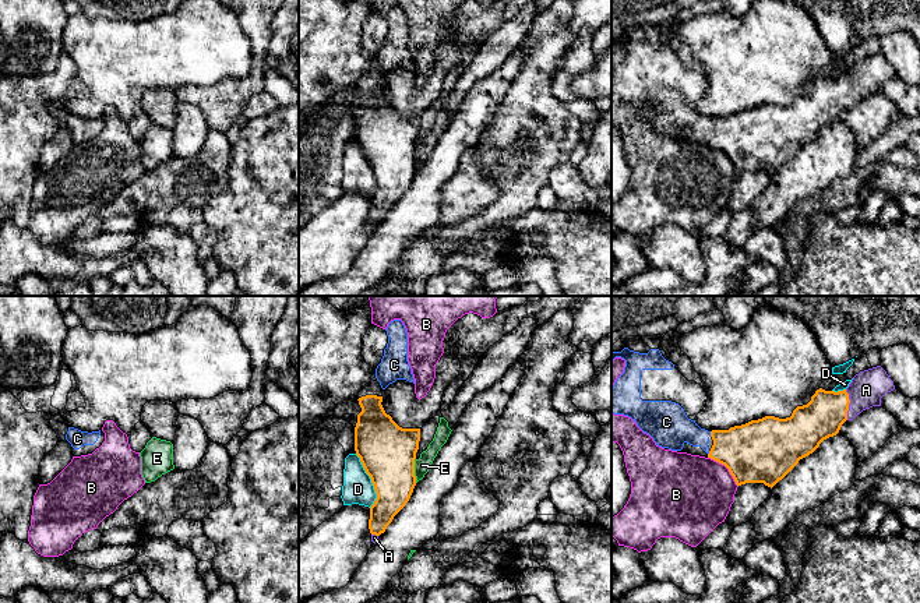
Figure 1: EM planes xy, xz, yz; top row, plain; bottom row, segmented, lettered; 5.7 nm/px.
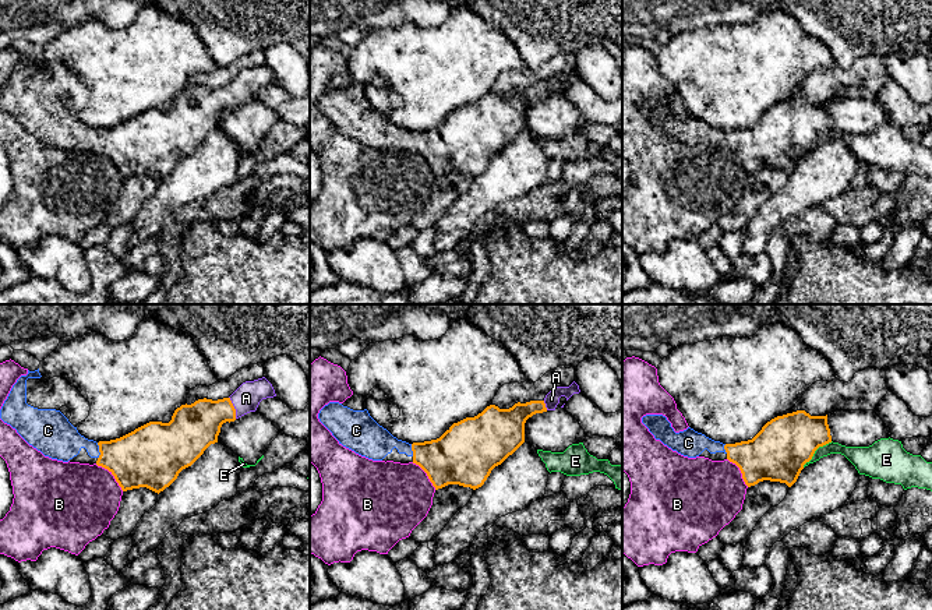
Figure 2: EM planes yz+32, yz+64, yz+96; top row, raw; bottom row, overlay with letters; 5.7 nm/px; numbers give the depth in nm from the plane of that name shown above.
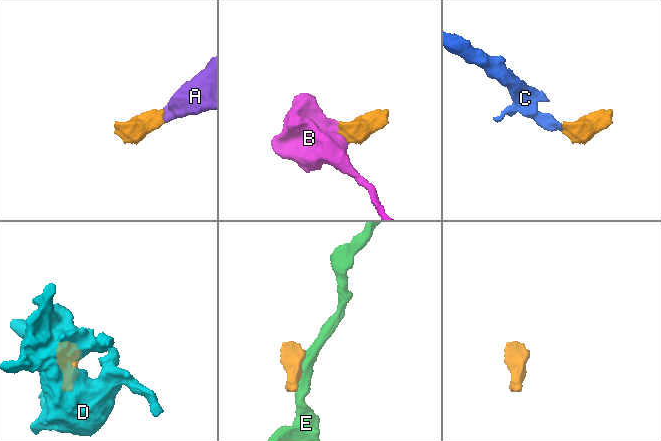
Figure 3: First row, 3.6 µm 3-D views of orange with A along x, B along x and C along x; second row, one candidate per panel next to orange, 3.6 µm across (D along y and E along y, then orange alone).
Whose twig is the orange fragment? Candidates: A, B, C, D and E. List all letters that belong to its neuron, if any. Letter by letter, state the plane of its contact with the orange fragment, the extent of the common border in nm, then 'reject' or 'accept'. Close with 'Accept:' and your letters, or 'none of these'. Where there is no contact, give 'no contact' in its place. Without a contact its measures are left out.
A: yz | 180 nm | accept
B: yz | 240 nm | reject
C: yz | 30 nm | accept
D: xz | 320 nm | reject
E: xz | 140 nm | reject
Accept: A, C

